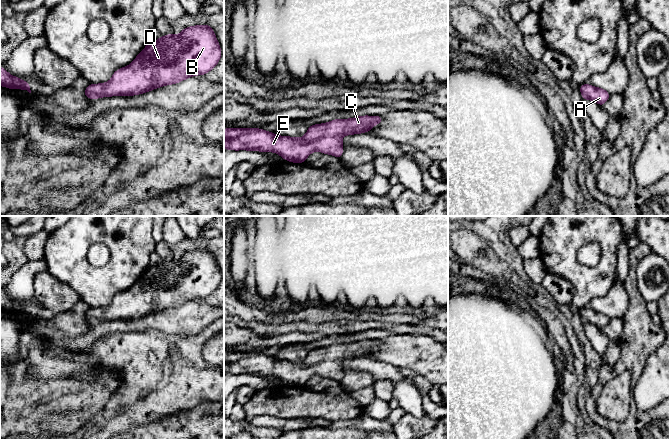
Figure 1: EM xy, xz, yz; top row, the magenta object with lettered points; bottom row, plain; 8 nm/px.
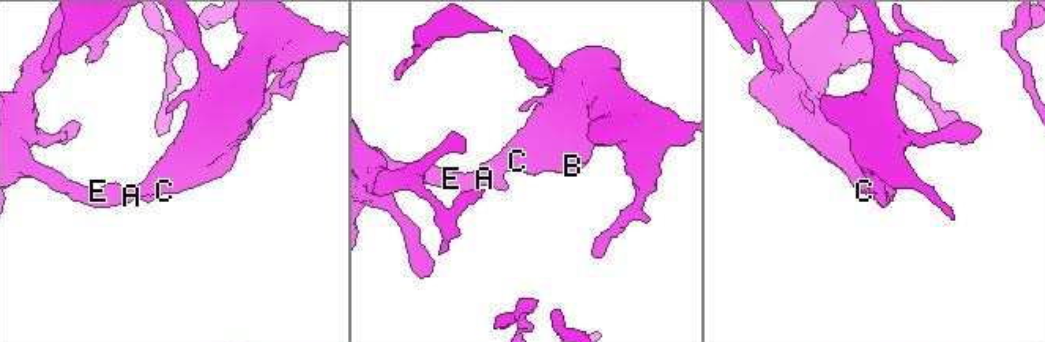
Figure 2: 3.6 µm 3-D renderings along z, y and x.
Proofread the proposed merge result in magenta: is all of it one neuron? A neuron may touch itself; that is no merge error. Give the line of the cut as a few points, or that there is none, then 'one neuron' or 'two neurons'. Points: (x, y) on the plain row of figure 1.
no cut | one neuron

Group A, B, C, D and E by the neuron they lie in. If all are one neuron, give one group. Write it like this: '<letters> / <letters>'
A B C D E

